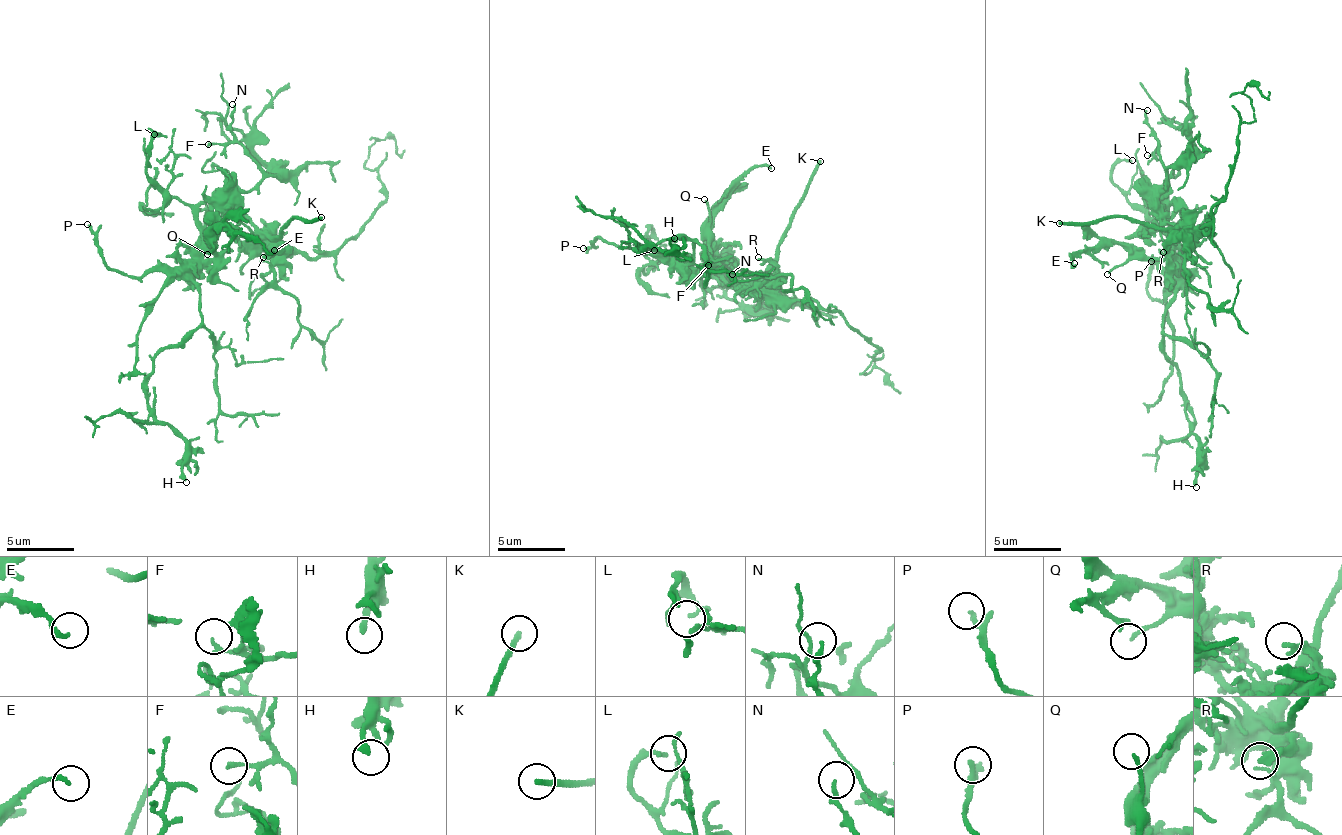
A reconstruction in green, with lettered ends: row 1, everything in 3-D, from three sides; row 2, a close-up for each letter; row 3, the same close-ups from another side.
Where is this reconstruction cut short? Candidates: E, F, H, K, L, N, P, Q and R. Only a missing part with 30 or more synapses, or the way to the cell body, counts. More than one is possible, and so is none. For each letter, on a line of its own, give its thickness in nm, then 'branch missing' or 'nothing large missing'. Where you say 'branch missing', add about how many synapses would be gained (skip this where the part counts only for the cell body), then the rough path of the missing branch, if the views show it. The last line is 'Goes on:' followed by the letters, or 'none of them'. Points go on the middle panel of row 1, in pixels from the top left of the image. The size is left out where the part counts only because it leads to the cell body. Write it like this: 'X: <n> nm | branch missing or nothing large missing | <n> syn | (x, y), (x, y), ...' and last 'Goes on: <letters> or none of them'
E: 170 nm | nothing large missing
F: 160 nm | nothing large missing
H: 240 nm | nothing large missing
K: 240 nm | branch missing
L: 150 nm | nothing large missing
N: 110 nm | nothing large missing
P: 160 nm | nothing large missing
Q: 150 nm | nothing large missing
R: 300 nm | nothing large missing
Goes on: K

